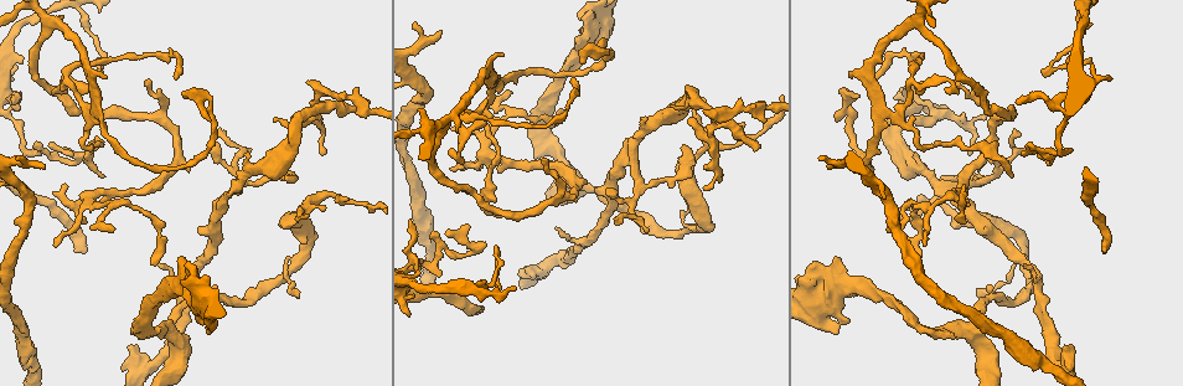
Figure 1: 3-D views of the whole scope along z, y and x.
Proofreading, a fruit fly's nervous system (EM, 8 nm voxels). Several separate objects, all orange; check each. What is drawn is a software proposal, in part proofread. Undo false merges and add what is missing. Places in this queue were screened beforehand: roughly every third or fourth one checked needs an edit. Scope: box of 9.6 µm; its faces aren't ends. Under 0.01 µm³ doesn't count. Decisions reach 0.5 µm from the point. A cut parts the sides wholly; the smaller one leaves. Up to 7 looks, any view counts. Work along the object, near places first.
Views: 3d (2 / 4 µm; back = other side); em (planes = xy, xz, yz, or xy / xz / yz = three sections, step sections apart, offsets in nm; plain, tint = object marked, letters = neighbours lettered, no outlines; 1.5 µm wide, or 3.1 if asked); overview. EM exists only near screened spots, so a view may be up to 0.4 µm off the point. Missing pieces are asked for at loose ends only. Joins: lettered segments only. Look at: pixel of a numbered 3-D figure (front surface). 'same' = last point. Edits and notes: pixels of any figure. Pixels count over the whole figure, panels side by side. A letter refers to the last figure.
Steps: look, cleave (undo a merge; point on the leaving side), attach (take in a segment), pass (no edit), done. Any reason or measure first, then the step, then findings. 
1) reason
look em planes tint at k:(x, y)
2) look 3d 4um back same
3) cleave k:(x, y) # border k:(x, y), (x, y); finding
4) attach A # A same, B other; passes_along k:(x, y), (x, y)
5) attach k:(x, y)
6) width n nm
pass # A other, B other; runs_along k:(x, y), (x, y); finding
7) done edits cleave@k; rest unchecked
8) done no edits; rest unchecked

a fork
look 3d 4um at 1:(234, 188)

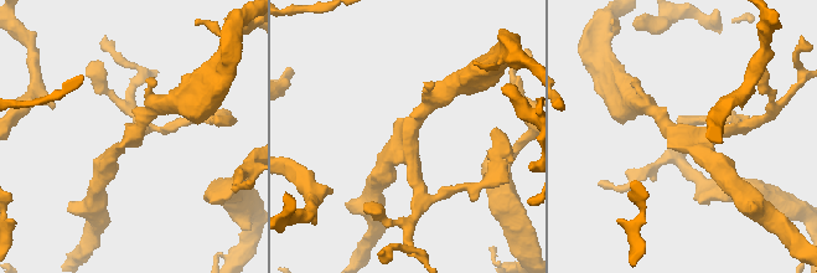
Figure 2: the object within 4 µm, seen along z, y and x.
look em xy step 8 tint at 2:(688, 138)

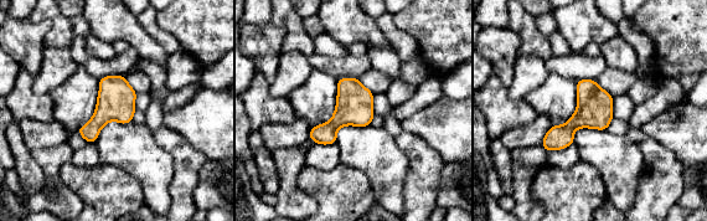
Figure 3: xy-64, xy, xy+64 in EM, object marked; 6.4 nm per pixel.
look em xz step 4 letters same

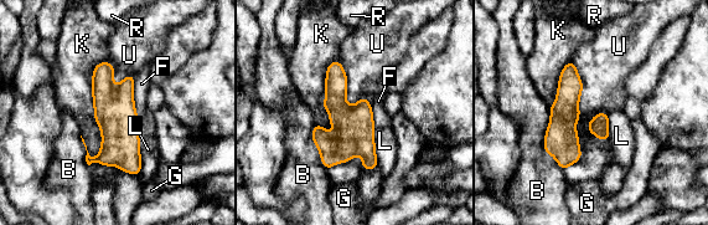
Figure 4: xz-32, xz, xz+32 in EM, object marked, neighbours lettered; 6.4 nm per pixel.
pass # B other, F other, G other, K other, L other, R other, U other; border 4:(573, 60), (580, 157), (566, 169); continuous, no second neuron

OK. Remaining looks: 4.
thick end
look 3d 2um at 1:(818, 263)

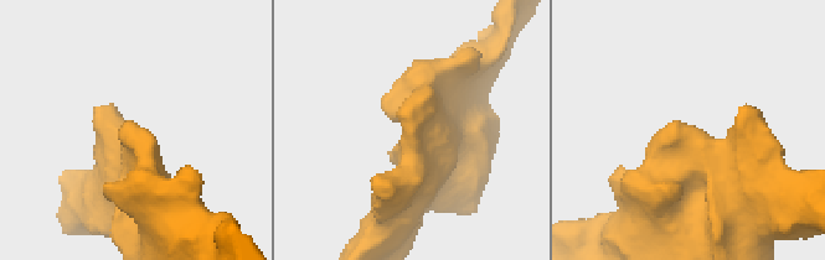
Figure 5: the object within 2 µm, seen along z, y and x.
look em planes letters at 5:(689, 125)

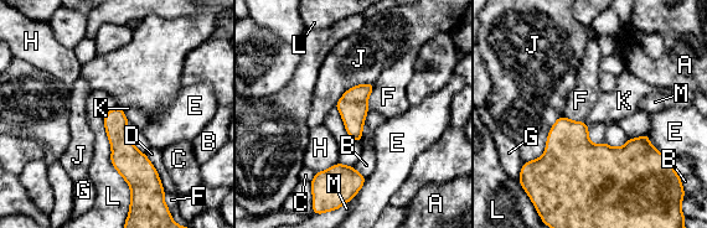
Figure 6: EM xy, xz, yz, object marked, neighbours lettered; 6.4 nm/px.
longest_contact J 360 nm
pass # A other, B other, C other, D other, E other, F other, G other, H other, J other, K other, L other, M other; border 6:(122, 109), (129, 120); none of them fits

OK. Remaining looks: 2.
free end
look em planes letters at 1:(105, 78)

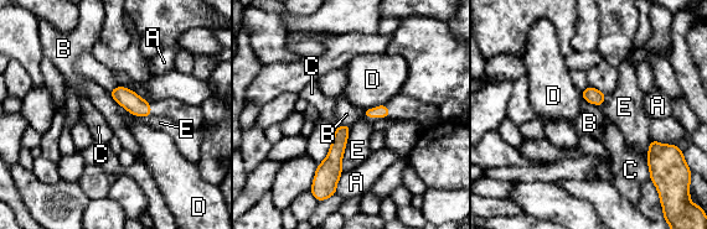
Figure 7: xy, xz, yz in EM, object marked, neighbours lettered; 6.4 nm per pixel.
pass # A other, B other, C other, D other, E other; border 7:(351, 126), (341, 161), (341, 172); no lettered segment goes on from it

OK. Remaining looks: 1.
done no edits; rest unchecked

